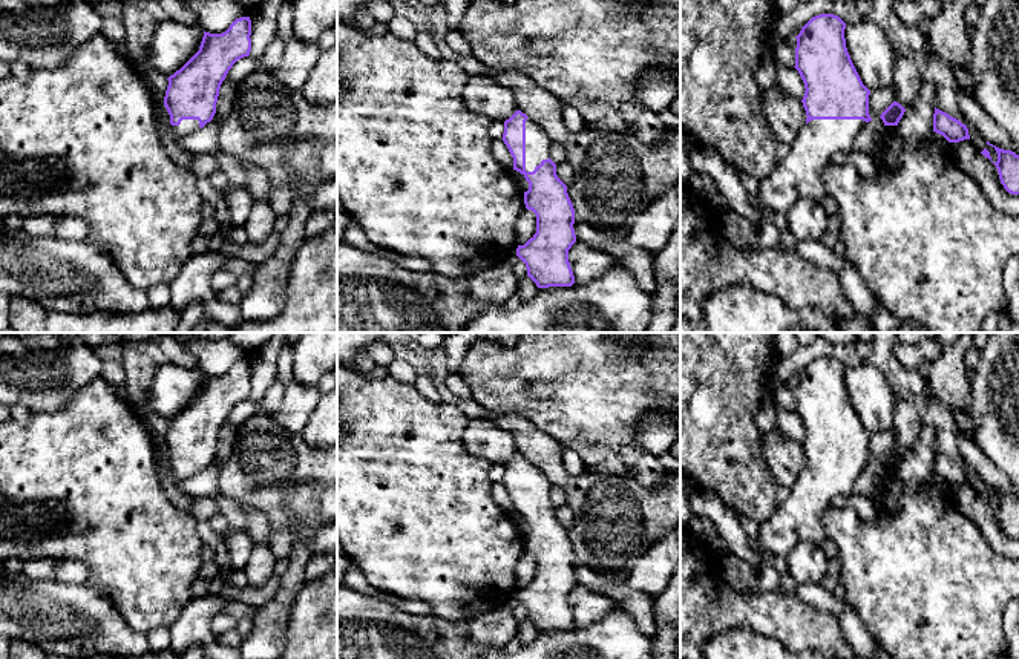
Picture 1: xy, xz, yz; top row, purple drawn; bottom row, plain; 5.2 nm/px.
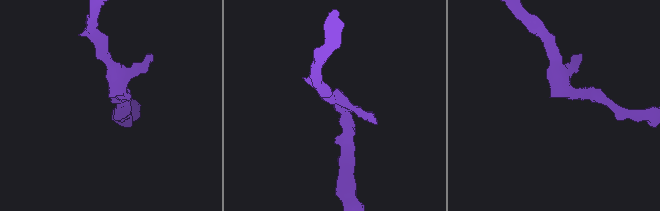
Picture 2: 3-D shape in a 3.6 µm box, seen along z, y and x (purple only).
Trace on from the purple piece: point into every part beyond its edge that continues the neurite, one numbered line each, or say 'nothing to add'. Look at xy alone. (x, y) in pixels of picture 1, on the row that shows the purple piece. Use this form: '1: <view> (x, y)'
1: xy (187, 126)

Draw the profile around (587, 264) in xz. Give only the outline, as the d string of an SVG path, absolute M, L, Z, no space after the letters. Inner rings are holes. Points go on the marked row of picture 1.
M578 241L568 250L568 262L575 276L575 284L588 284L605 274L616 262L608 253L595 250L588 244Z

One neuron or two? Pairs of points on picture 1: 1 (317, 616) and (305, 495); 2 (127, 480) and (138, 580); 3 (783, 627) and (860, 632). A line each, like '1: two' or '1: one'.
1: two
2: one
3: two

